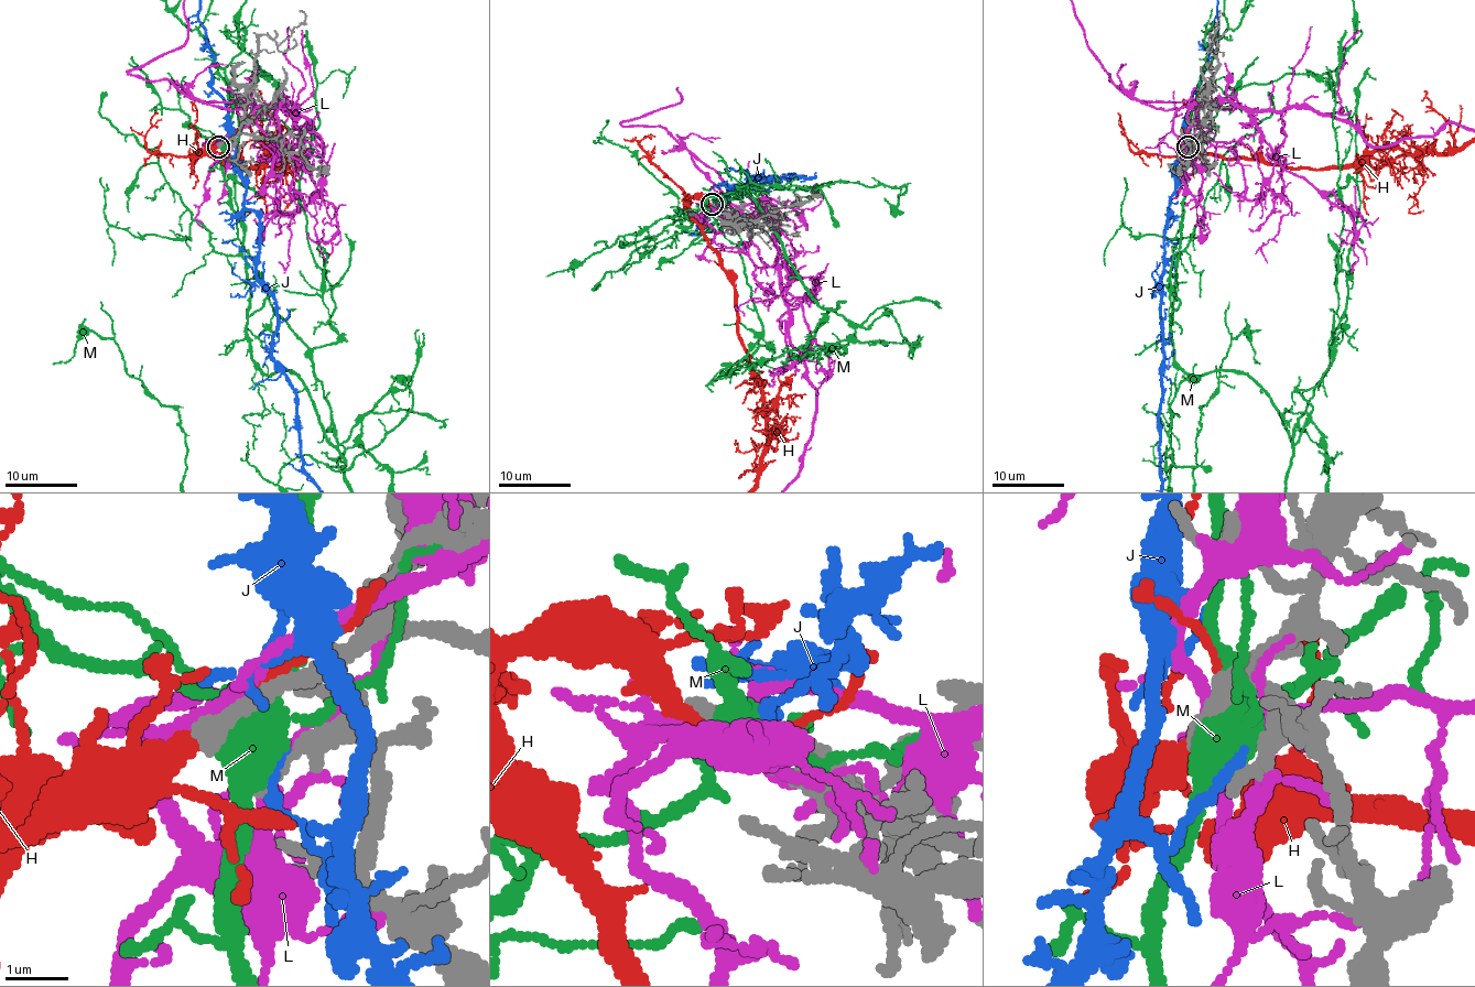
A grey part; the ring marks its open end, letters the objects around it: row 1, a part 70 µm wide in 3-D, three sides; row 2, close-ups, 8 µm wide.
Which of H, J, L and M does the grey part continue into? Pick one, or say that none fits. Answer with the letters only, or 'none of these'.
none of these

